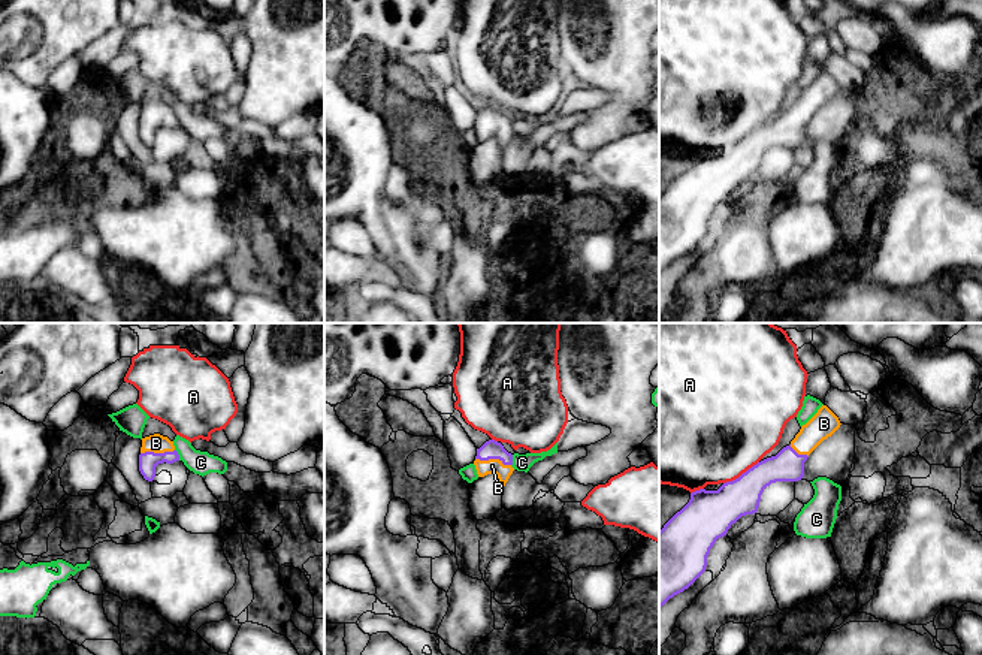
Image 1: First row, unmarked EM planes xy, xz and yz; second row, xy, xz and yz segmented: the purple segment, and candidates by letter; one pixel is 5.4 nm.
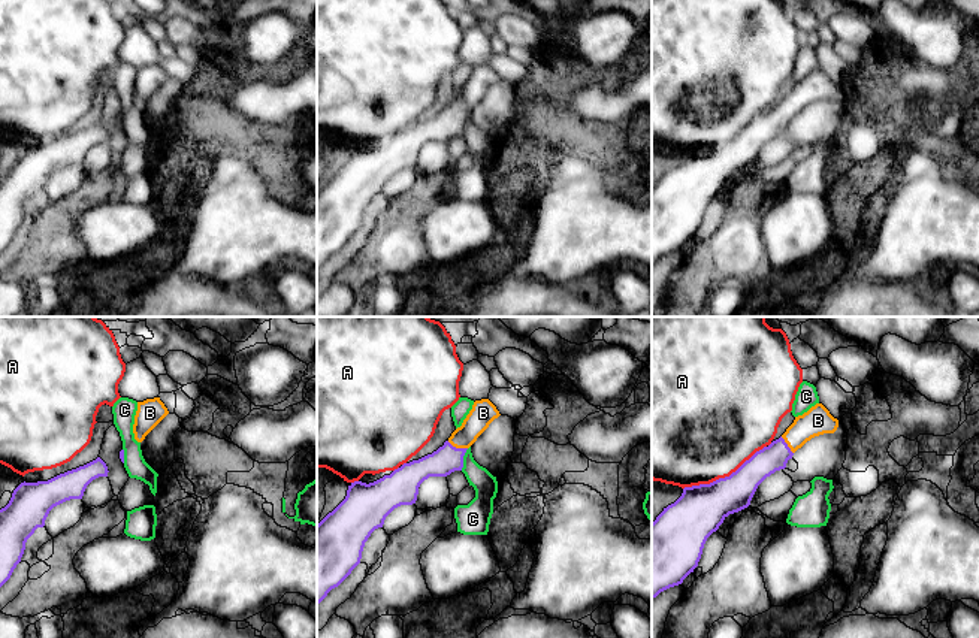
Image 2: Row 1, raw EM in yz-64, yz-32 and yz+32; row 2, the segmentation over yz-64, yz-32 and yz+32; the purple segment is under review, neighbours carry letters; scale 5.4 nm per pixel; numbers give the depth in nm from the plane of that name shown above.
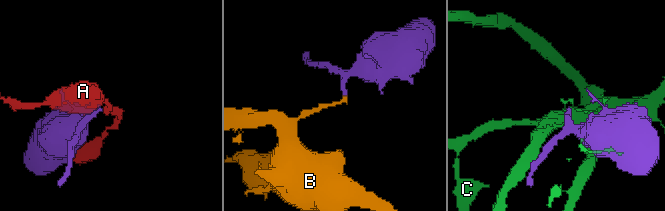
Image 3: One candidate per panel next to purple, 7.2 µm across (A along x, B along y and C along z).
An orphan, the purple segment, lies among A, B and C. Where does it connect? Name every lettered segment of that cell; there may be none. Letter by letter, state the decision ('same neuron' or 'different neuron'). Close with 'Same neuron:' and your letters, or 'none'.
A: different neuron
B: same neuron
C: different neuron
Same neuron: B

